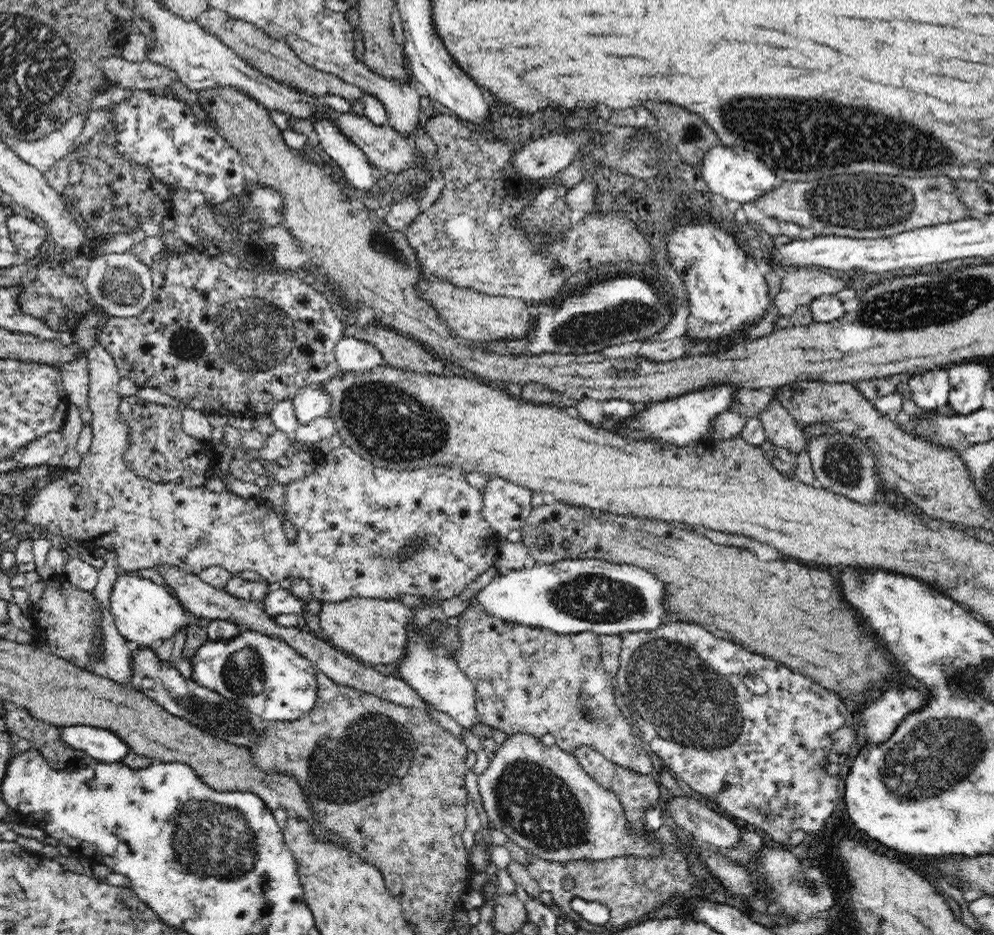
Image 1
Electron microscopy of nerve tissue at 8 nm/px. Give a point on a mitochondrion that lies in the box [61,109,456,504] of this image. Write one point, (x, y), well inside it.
(389, 423)

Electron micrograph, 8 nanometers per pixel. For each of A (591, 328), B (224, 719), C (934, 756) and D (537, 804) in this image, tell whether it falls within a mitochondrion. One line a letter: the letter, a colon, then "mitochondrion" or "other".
A: mitochondrion
B: mitochondrion
C: mitochondrion
D: mitochondrion

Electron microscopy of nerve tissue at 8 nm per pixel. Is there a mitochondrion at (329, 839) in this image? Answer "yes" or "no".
no

